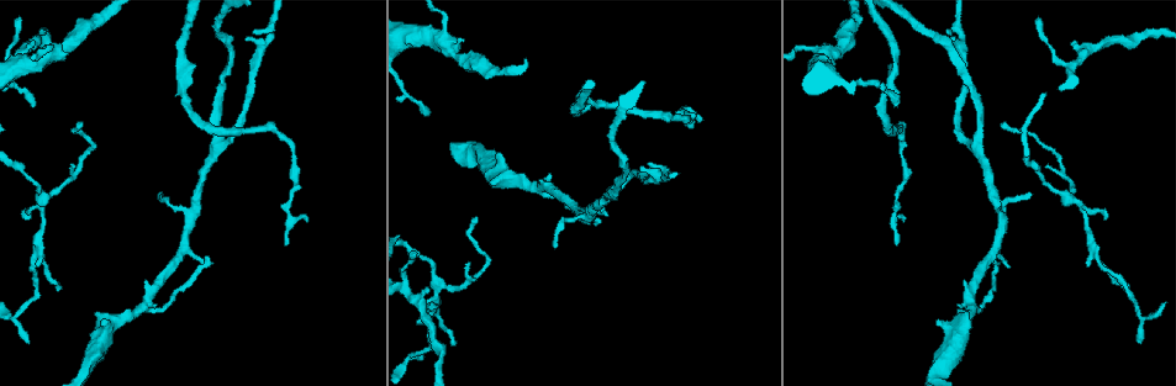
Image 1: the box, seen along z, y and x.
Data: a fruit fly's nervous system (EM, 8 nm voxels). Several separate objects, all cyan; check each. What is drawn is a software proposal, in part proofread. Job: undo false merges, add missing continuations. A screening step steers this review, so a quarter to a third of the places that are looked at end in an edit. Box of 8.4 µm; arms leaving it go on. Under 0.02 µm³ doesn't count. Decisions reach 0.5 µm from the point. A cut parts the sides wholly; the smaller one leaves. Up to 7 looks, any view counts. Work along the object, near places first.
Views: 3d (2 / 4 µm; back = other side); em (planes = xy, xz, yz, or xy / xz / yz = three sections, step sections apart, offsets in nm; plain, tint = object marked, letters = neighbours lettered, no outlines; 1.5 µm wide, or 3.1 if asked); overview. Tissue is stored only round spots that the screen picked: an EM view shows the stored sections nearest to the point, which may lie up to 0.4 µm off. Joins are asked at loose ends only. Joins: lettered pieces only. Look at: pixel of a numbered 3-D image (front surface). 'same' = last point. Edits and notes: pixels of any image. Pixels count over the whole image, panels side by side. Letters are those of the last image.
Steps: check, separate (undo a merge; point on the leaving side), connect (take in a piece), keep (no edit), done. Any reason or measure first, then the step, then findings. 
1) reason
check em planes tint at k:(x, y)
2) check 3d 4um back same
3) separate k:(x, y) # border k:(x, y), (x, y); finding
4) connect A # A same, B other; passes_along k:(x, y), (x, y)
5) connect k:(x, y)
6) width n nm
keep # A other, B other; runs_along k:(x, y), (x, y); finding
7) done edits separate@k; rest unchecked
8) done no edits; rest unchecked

tapers out
check em planes letters at 1:(418, 321)

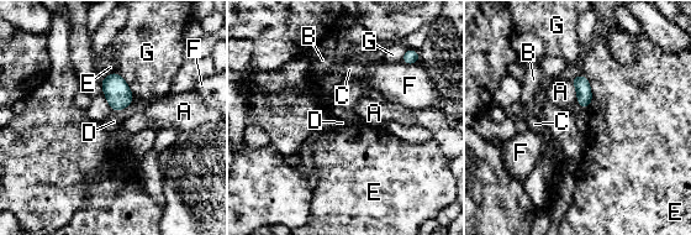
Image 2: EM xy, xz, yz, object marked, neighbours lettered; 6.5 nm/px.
keep # A other, B other, C other, D other, E other, F other, G other; border 2:(570, 78), (576, 97); no lettered piece goes on from it

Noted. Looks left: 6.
thin neck
check em planes letters at 1:(1144, 37)

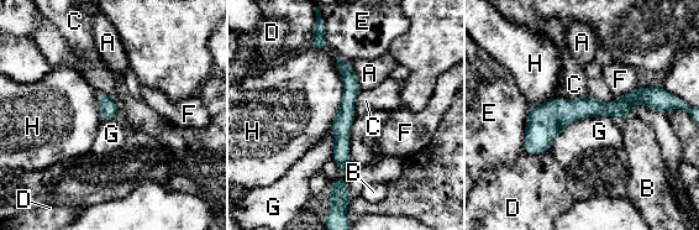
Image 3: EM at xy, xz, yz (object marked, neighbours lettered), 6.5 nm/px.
width 110 nm; longest_contact G 550 nm
keep # A other, B other, C other, D other, E other, F other, G other, H other; one cell here

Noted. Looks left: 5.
thin neck
check em planes letters at 1:(687, 119)

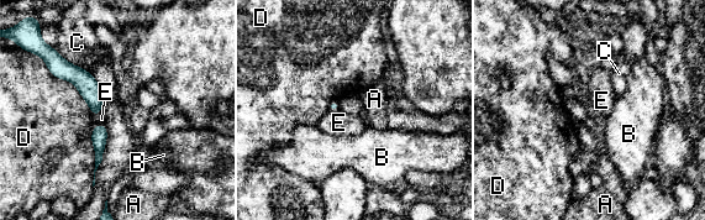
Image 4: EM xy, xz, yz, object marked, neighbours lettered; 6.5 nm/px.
width 70 nm
keep # A other, B other, C other, D other, E other; border 4:(101, 106), (100, 113), (95, 118); continuous, no second cell

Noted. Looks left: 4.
done no edits; rest unchecked

